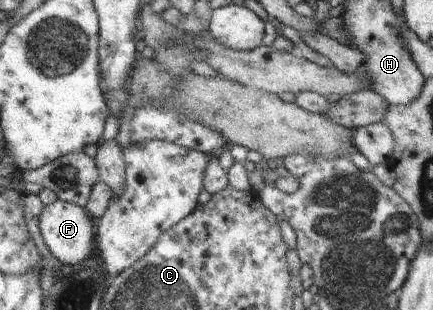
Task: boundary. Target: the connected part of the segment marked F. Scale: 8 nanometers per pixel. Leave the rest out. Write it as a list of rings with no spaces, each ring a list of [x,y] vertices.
[[[57,200],[49,205],[44,205],[39,221],[43,239],[57,262],[63,265],[77,265],[77,263],[85,261],[88,255],[93,255],[97,235],[93,221],[85,208]]]

